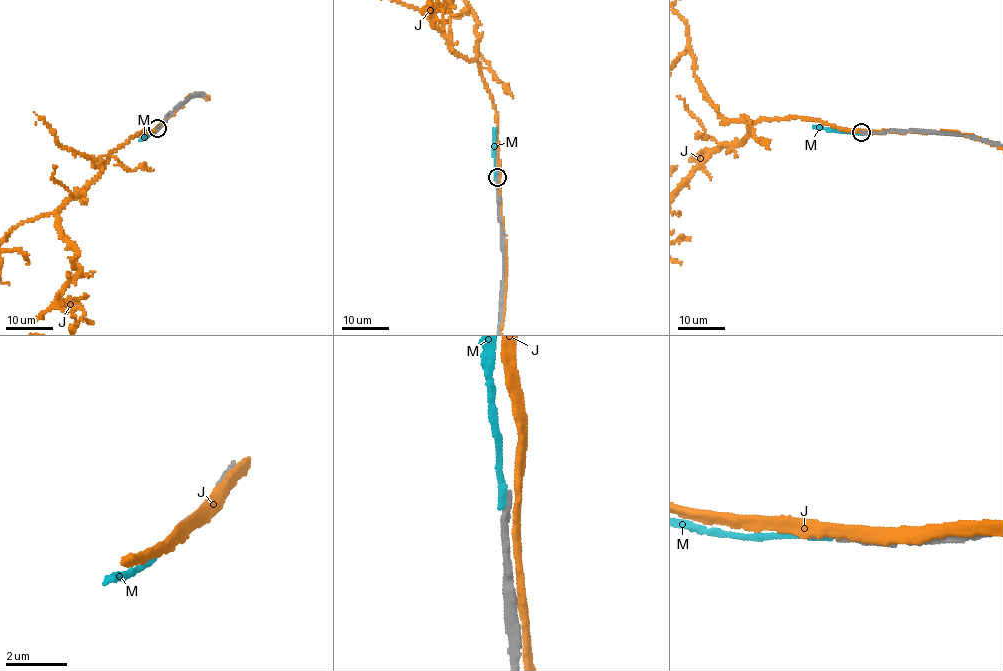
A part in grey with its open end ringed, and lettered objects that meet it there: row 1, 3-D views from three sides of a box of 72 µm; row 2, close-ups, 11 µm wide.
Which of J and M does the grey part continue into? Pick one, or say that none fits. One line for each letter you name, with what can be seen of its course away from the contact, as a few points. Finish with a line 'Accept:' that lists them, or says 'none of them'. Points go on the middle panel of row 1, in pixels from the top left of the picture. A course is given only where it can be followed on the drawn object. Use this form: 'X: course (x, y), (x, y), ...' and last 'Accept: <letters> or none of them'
M: course (496, 177), (495, 128)
Accept: M

